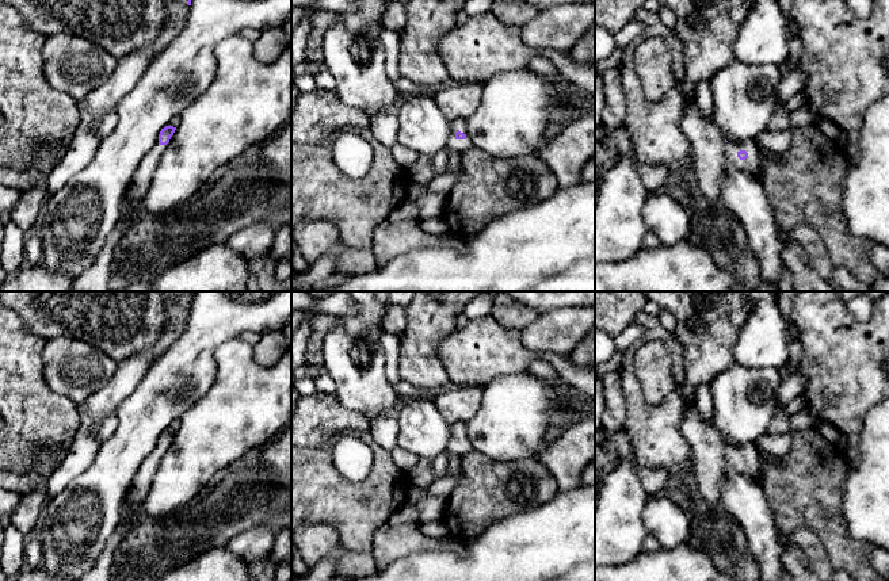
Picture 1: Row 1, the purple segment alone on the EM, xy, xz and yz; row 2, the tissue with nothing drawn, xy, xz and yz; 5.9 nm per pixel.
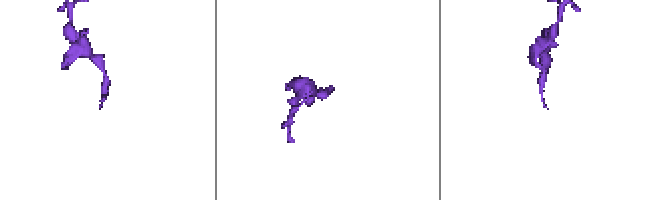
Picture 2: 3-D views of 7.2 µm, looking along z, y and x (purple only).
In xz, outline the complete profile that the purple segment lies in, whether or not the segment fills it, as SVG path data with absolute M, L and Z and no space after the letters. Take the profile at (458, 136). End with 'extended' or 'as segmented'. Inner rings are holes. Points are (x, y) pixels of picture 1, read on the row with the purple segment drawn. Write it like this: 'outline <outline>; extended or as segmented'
outline M466 118L453 119L447 146L431 156L420 154L419 160L408 169L411 181L428 186L435 177L446 172L450 152L462 153L469 148L474 148L474 145L468 133Z; extended

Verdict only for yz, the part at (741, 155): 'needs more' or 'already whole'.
needs more

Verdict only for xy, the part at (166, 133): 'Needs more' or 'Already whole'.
Needs more

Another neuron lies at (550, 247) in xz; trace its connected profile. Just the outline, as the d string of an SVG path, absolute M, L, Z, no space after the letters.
M595 181L558 188L549 199L495 218L462 249L415 249L369 274L313 291L595 291Z

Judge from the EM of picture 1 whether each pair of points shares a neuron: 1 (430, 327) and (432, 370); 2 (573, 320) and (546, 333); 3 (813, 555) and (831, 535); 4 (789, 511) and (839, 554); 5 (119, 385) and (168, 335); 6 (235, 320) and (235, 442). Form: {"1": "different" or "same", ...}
{"1": "same", "2": "same", "3": "different", "4": "same", "5": "same", "6": "different"}

